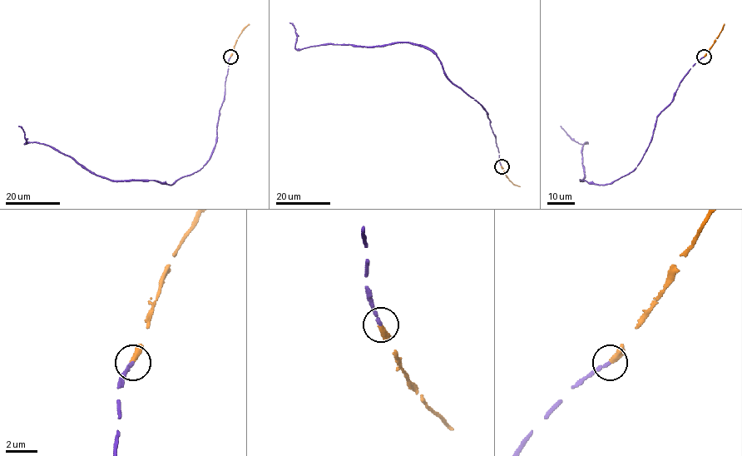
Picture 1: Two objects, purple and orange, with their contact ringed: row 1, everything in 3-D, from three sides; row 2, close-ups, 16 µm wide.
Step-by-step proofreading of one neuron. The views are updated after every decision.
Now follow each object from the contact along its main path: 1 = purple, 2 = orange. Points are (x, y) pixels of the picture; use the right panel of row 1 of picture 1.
1: (704, 56), (657, 116), (641, 161), (616, 180), (581, 180), (586, 143), (576, 142), (560, 126)
2: (704, 56), (724, 24)

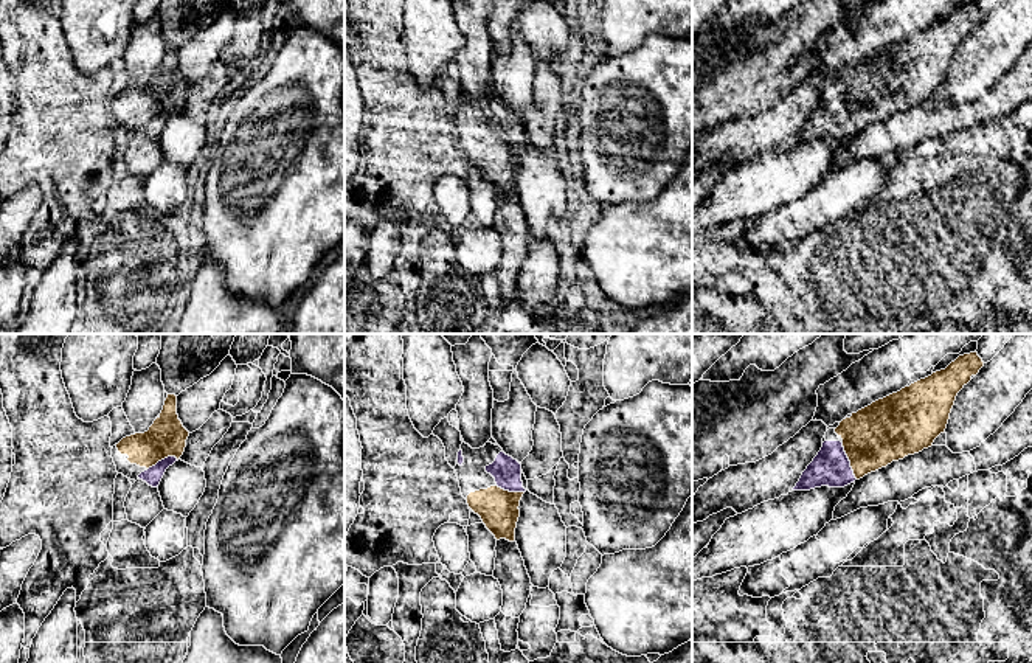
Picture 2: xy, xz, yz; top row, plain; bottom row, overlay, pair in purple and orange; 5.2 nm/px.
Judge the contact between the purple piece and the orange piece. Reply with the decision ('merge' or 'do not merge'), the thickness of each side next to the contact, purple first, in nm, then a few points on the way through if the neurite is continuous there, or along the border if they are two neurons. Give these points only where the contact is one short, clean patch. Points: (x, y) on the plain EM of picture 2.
merge | 190/320 nm | across yz (831, 120), (849, 114), (886, 83)

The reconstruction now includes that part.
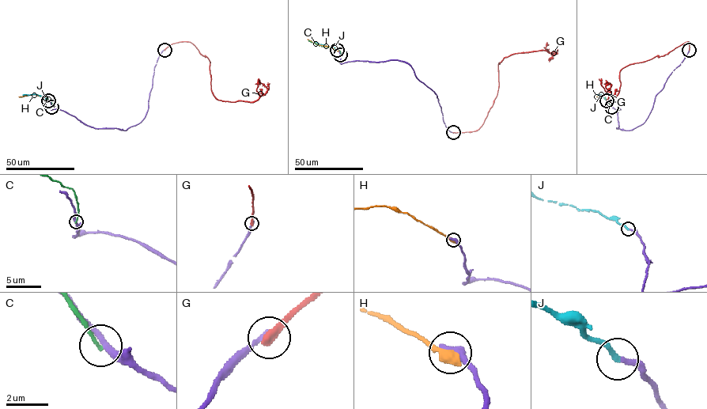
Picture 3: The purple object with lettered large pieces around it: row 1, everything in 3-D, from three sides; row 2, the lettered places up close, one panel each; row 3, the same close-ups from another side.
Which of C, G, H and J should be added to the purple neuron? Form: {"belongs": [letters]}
{"belongs": ["J"]}

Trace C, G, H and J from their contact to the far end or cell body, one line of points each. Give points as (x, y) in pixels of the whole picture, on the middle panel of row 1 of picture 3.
C: (340, 54), (336, 49), (308, 40)
G: (453, 132), (477, 130), (482, 125), (497, 92), (499, 62), (518, 53), (556, 53), (551, 54), (543, 47)
H: (338, 51), (307, 39)
J: (337, 50), (311, 40)

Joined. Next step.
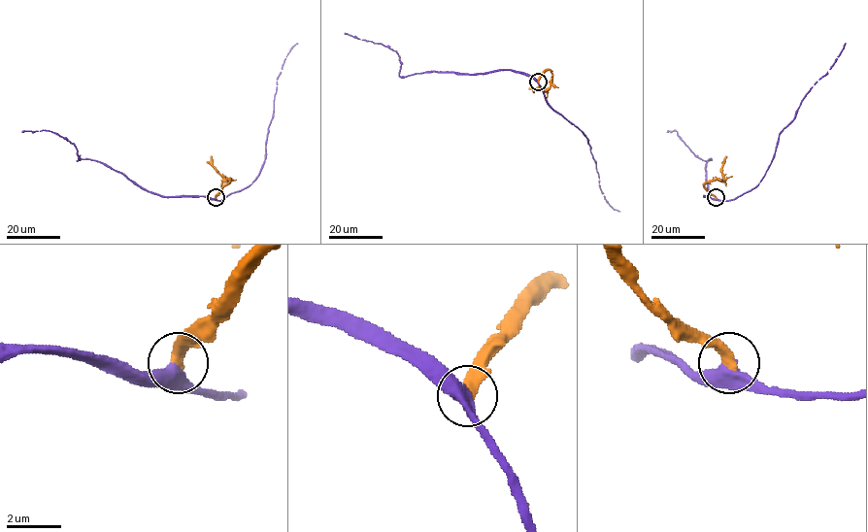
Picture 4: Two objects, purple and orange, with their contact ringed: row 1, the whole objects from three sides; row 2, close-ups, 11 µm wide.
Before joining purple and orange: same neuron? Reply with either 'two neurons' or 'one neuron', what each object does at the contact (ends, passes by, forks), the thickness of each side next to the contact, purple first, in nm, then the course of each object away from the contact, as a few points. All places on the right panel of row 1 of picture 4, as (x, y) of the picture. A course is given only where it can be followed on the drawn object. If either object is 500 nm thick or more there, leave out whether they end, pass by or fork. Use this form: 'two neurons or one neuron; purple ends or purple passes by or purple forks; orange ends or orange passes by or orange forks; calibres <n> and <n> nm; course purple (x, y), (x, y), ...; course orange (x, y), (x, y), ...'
one neuron; purple passes by; orange ends; calibres 420 and 480 nm; course purple (715, 197), (729, 200), (754, 187), (764, 176), (779, 133), (794, 117), (802, 99), (827, 72), (845, 43); course orange (715, 197), (704, 184), (723, 179), (722, 166), (726, 156)

